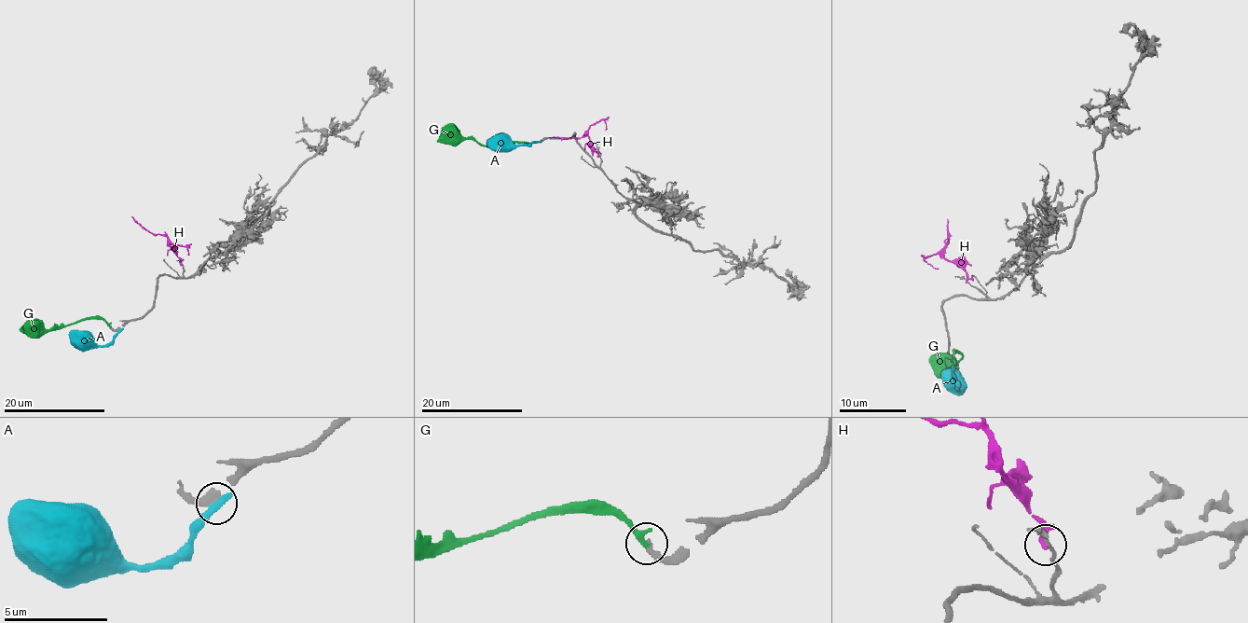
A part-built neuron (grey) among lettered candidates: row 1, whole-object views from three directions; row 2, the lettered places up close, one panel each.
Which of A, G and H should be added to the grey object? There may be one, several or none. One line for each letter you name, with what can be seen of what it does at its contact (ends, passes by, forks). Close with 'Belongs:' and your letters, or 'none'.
G: it ends
Belongs: G

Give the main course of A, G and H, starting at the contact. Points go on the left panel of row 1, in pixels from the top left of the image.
A: (119, 330), (103, 345), (95, 345), (83, 336), (69, 336)
G: (109, 326), (102, 319), (83, 319), (55, 330), (22, 331), (20, 329)
H: (181, 264), (169, 241), (163, 235), (149, 232), (131, 216)

